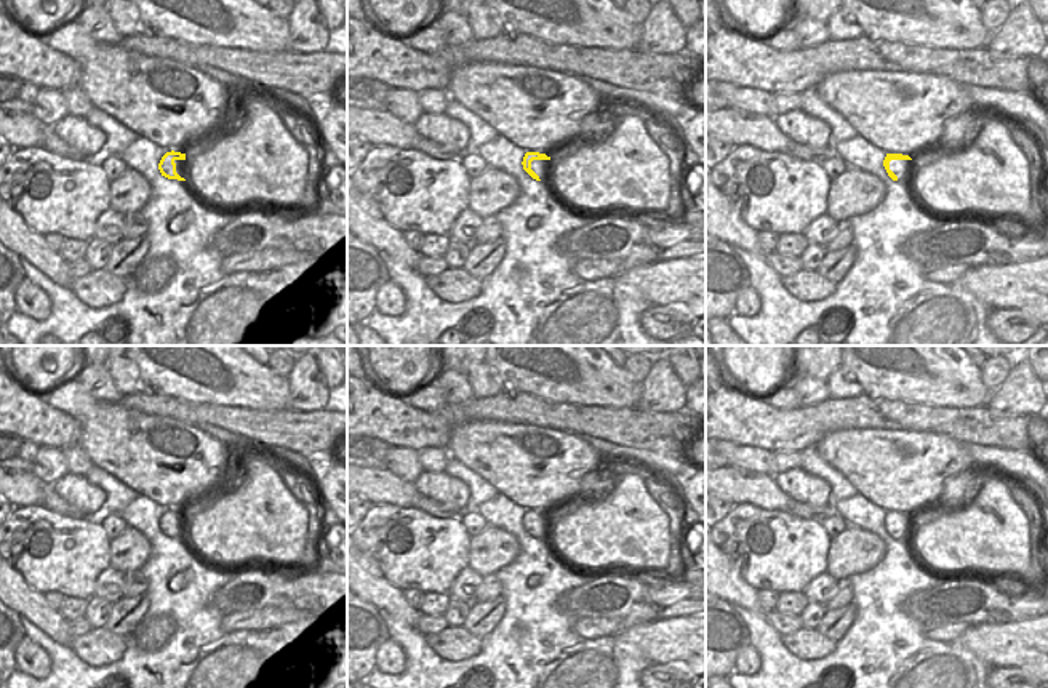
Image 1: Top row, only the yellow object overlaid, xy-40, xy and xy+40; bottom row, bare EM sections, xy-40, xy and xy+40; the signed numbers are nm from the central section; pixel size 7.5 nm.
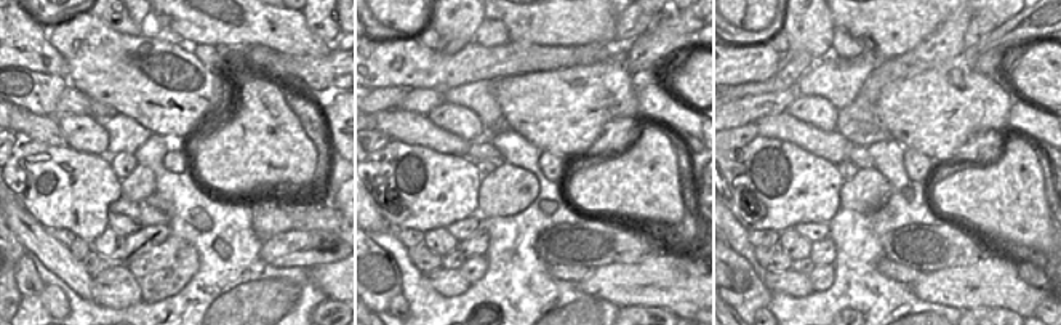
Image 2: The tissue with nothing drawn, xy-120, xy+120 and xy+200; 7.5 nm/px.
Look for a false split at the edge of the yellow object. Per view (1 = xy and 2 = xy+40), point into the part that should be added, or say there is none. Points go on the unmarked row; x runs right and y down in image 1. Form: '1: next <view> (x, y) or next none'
1: next none
2: next none

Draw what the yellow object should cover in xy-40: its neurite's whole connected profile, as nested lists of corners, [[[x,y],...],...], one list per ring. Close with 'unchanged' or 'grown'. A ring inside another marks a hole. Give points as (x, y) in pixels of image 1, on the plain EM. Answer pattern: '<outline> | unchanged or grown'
[[[174,509],[166,510],[158,522],[158,528],[162,534],[168,538],[186,539],[176,531],[176,522],[174,522],[176,518],[186,518],[186,512],[174,510]]] | unchanged

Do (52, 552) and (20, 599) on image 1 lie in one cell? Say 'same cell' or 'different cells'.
different cells

